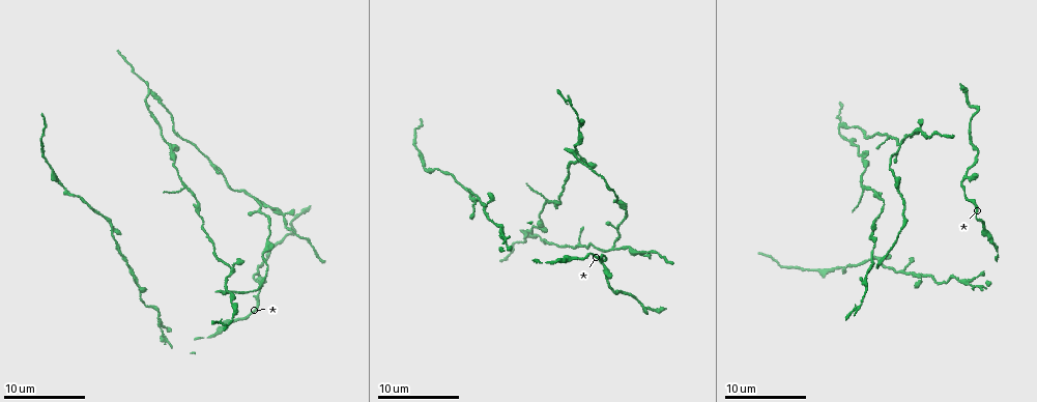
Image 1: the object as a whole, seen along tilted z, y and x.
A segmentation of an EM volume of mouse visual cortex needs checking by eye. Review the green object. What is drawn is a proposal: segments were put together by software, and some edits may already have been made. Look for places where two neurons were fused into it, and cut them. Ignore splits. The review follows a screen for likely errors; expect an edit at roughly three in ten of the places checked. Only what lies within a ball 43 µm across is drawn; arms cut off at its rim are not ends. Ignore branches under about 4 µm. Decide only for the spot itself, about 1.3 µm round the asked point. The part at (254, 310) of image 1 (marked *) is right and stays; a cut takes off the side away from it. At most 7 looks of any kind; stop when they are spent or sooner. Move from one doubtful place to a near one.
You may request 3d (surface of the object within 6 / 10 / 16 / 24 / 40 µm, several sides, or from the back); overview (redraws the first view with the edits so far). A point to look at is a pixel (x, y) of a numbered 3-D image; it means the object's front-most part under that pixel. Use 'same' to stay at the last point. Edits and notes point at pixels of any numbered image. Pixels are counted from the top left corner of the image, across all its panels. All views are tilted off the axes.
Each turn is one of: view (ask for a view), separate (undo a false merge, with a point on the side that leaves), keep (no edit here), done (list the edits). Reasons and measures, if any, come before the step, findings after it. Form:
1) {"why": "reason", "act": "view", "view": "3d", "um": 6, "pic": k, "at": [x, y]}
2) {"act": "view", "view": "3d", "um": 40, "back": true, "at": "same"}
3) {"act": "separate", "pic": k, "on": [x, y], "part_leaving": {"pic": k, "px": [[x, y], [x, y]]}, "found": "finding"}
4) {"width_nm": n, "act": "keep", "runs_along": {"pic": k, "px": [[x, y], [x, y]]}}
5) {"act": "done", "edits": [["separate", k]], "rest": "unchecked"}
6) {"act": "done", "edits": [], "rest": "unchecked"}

{"why": "side arm on a straight run", "act": "view", "view": "3d", "um": 16, "pic": 1, "at": [252, 196]}

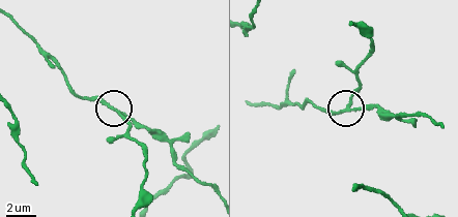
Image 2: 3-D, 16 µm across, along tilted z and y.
{"why": "closer look", "act": "view", "view": "3d", "um": 6, "pic": 2, "at": [349, 106]}

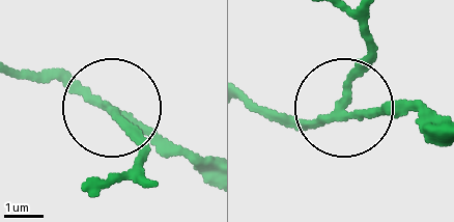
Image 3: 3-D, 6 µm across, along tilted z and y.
{"arms": 3, "act": "separate", "pic": 3, "on": [131, 129], "part_leaving": {"pic": 3, "px": [[105, 111], [135, 143], [140, 184]]}, "found": "a second neuron is stuck on"}

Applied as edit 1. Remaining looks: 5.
{"why": "thick turns thin", "act": "view", "view": "3d", "um": 10, "pic": 1, "at": [210, 162]}

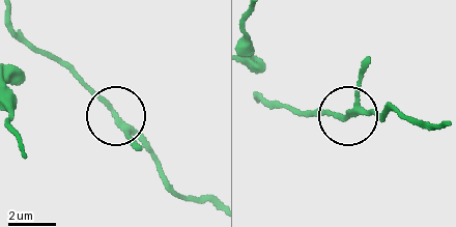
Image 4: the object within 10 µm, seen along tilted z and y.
{"width_nm": 180, "act": "keep", "found": "one neuron here"}

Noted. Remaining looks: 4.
{"why": "thin arm on a thick one", "act": "view", "view": "3d", "um": 10, "pic": 1, "at": [840, 132]}

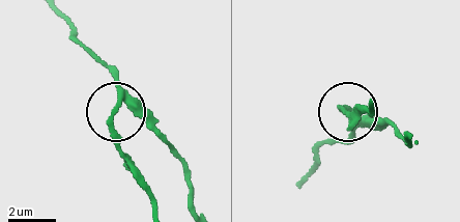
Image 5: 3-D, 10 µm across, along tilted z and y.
{"why": "other side", "act": "view", "view": "3d", "um": 10, "back": true, "pic": 5, "at": [116, 106]}

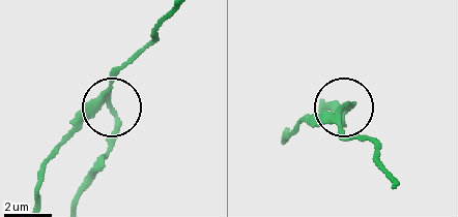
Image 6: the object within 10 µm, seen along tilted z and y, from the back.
{"side_arm_um": 8, "act": "separate", "pic": 6, "on": [121, 125], "part_leaving": {"pic": 6, "px": [[106, 96], [116, 134], [73, 205]]}, "found": "a second neuron is stuck on"}

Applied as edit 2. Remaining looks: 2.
{"act": "done", "edits": [["separate", 3], ["separate", 6]], "rest": "unchecked"}

